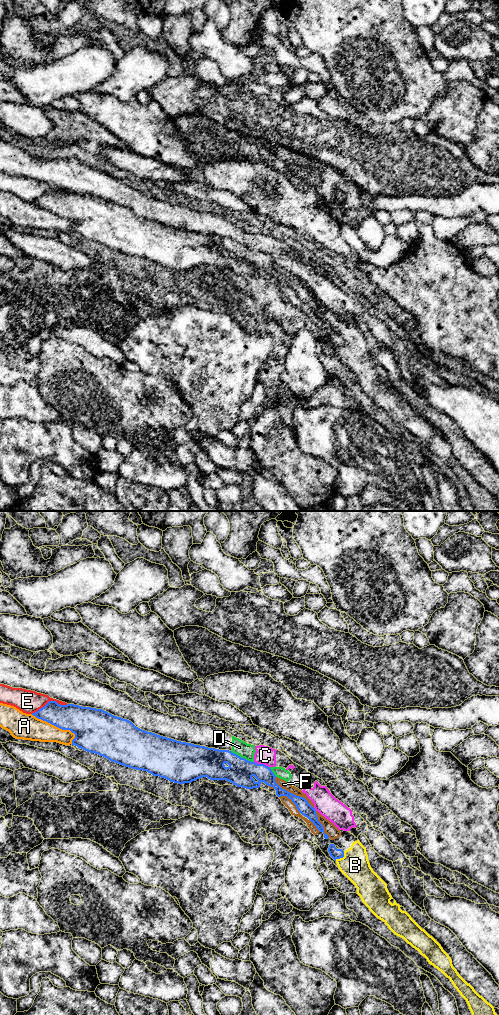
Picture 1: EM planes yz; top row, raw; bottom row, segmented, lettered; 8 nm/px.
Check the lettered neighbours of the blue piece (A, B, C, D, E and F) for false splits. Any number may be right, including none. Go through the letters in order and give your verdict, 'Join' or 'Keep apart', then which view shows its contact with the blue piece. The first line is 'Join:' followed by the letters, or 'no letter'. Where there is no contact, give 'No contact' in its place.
Join: no letter
A: Keep apart. Touches blue in yz
B: Keep apart. Touches blue in yz
C: Keep apart. Touches blue in yz
D: Keep apart. Touches blue in yz
E: Keep apart. Touches blue in yz
F: Keep apart. Touches blue in yz

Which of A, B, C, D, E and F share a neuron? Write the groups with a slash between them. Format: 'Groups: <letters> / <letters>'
Groups: A / B F / C D / E

